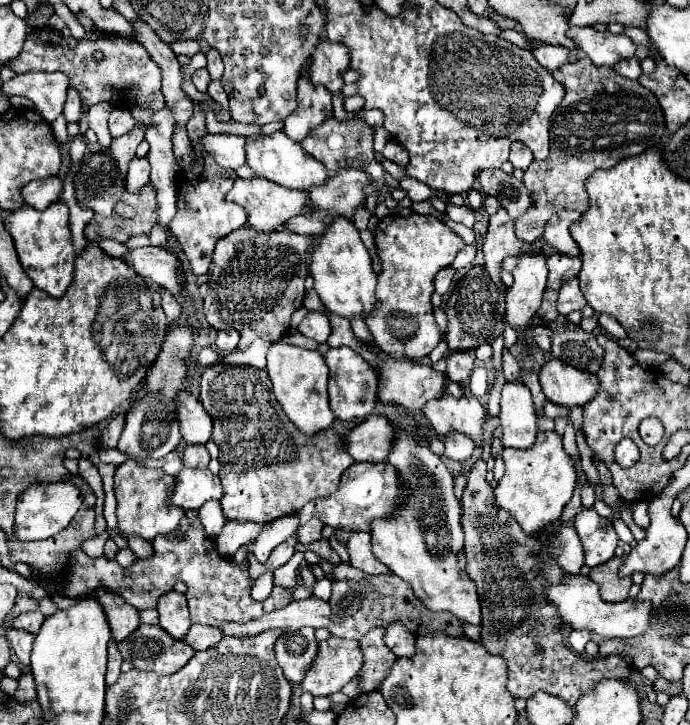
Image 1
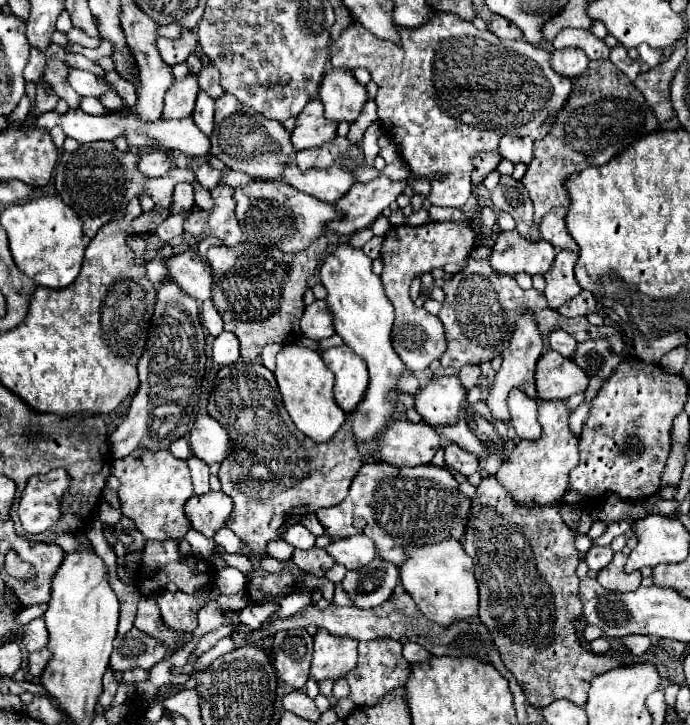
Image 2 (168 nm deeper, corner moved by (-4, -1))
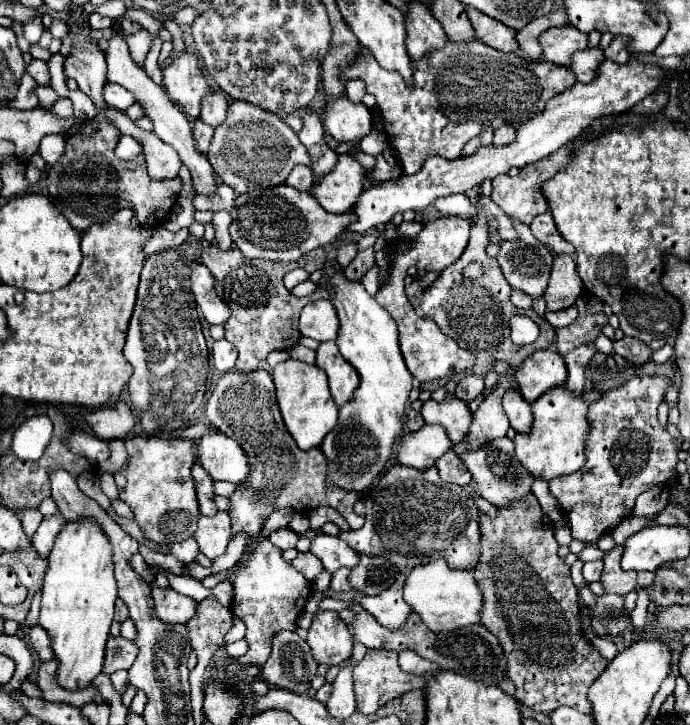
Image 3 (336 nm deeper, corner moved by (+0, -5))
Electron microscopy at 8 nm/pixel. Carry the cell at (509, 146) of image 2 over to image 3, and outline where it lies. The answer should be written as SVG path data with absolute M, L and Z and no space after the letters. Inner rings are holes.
M501 126L495 130L495 138L493 138L493 144L495 146L509 146L517 136L517 130L513 126Z

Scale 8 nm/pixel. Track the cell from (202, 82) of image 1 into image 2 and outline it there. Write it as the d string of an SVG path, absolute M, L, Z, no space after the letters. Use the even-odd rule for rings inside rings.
M199 92L199 96L197 96L193 120L195 120L197 128L201 128L201 132L205 132L205 136L211 136L211 130L213 130L213 100L205 92Z

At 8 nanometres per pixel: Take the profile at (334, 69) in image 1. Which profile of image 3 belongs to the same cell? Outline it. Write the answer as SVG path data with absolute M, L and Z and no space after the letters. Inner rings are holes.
M341 94L327 100L321 118L327 134L339 142L355 142L355 146L371 130L371 110L363 102L351 102Z

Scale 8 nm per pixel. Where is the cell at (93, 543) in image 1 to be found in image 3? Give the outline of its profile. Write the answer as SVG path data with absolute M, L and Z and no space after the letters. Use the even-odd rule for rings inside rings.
M21 510L21 512L17 512L17 516L19 516L19 520L23 522L25 534L29 534L29 538L33 540L33 534L35 534L35 531L40 525L43 514L37 512L37 510Z

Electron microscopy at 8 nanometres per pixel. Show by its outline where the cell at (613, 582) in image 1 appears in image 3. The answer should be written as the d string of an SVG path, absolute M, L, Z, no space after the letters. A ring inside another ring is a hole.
M623 546L619 548L613 548L605 558L605 568L603 568L603 574L601 574L601 584L605 588L605 592L613 592L613 594L629 594L631 590L635 590L635 580L637 580L637 574L635 572L623 572L621 566L619 566L619 560L621 560L621 552L623 552Z

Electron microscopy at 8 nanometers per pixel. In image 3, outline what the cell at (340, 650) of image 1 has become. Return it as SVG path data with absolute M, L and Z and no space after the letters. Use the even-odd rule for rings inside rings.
M317 610L309 628L307 644L311 646L317 664L339 666L349 660L353 652L353 638L347 630L347 624L339 618L337 612L331 610Z

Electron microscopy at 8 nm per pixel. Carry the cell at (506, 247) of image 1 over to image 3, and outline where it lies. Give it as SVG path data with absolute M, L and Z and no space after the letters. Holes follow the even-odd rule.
M521 240L501 242L497 262L505 280L531 296L541 296L547 288L553 254L545 246L527 246Z

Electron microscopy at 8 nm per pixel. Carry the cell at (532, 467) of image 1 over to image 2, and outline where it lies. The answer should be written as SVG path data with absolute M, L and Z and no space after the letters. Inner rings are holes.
M539 400L539 424L543 426L543 434L533 440L521 440L511 458L499 468L497 480L511 492L511 496L531 506L531 502L545 506L545 504L557 504L561 496L565 496L569 486L569 472L579 464L579 438L569 430L569 408L565 400Z

